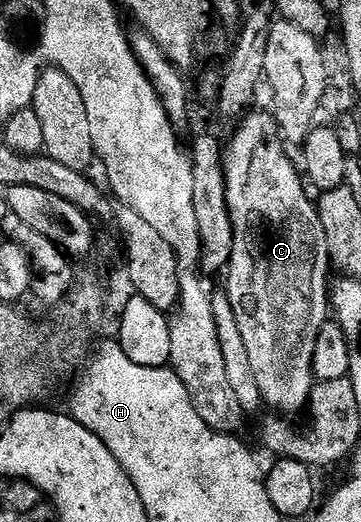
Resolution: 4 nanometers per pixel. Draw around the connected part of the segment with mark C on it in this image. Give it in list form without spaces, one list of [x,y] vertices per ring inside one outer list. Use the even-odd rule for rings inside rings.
[[[249,112],[235,126],[236,134],[224,145],[224,174],[226,175],[226,207],[230,213],[230,223],[234,233],[234,251],[232,258],[228,260],[226,276],[228,276],[228,286],[226,292],[229,297],[230,305],[234,309],[234,316],[238,321],[239,334],[242,335],[243,342],[246,343],[246,352],[250,358],[250,368],[254,371],[254,380],[258,383],[260,400],[269,410],[275,411],[280,415],[288,413],[304,413],[308,407],[308,400],[312,394],[314,378],[312,375],[312,364],[314,363],[314,347],[322,327],[330,320],[330,262],[328,259],[328,244],[326,243],[326,231],[320,222],[320,214],[317,206],[308,198],[309,190],[306,188],[306,181],[298,172],[298,165],[291,161],[284,154],[286,150],[285,142],[280,136],[280,129],[276,125],[276,118],[271,112],[264,113]]]

